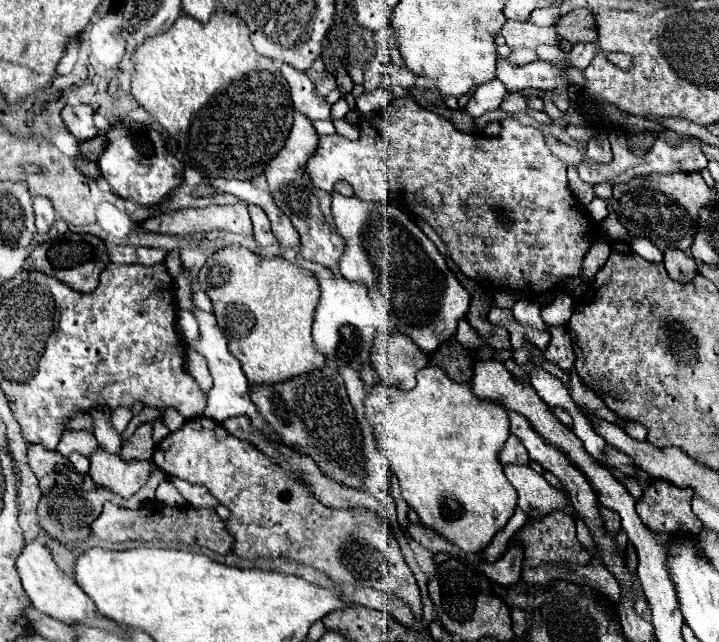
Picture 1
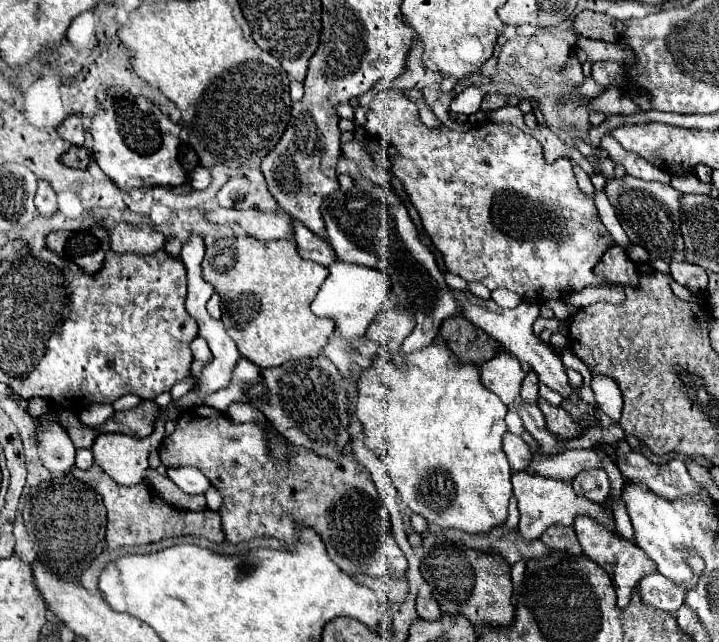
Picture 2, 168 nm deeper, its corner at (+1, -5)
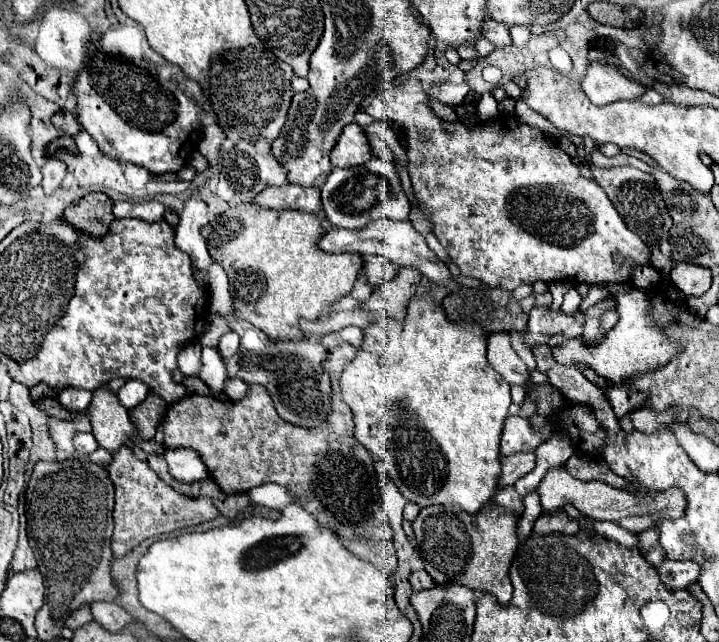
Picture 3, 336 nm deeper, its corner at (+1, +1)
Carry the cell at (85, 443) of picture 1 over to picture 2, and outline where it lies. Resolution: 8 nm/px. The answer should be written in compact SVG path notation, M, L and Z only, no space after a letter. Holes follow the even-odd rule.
M97 402L97 404L91 404L91 406L83 408L81 414L79 414L79 418L81 418L83 424L95 428L95 426L101 426L107 418L111 418L113 412L115 412L115 410L113 410L111 404L107 404L107 402Z

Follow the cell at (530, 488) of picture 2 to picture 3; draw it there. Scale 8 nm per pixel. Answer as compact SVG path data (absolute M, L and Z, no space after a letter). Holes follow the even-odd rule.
M565 466L551 468L545 474L545 478L541 480L541 484L537 486L537 494L541 500L543 512L559 512L559 510L563 510L565 504L571 504L587 518L615 522L633 534L639 534L639 532L651 528L657 518L669 518L669 520L681 518L685 512L685 504L687 504L683 498L683 492L677 488L671 488L657 496L655 494L633 494L629 490L613 488L605 482L581 482L581 480L573 478Z

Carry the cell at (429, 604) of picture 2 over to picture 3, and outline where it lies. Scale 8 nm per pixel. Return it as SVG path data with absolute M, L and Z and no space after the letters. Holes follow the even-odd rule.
M417 570L417 572L413 572L413 574L409 576L409 582L411 582L411 586L413 586L413 590L415 590L415 592L429 590L429 588L433 588L433 586L435 586L435 582L431 580L431 576L427 576L427 572L425 572L425 570Z

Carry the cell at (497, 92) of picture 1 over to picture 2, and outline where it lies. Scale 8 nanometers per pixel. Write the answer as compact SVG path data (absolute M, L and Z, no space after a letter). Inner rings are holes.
M469 86L469 88L465 88L461 94L457 94L453 98L449 110L455 112L455 114L467 114L467 116L475 114L479 110L481 102L483 102L483 96L485 96L485 92L481 92L475 86Z

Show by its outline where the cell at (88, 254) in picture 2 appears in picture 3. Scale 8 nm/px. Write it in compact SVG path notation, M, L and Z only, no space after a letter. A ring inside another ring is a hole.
M91 192L85 198L81 198L79 204L69 206L63 212L63 220L91 238L103 238L113 222L111 208L113 202L105 194Z

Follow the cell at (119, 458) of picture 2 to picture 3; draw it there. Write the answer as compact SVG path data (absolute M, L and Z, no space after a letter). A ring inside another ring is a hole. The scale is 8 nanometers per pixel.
M105 386L93 392L93 402L89 408L89 418L93 426L93 436L97 444L111 454L115 454L121 446L129 444L129 440L139 440L135 436L135 428L129 420L127 408L123 408L115 394L107 392Z

